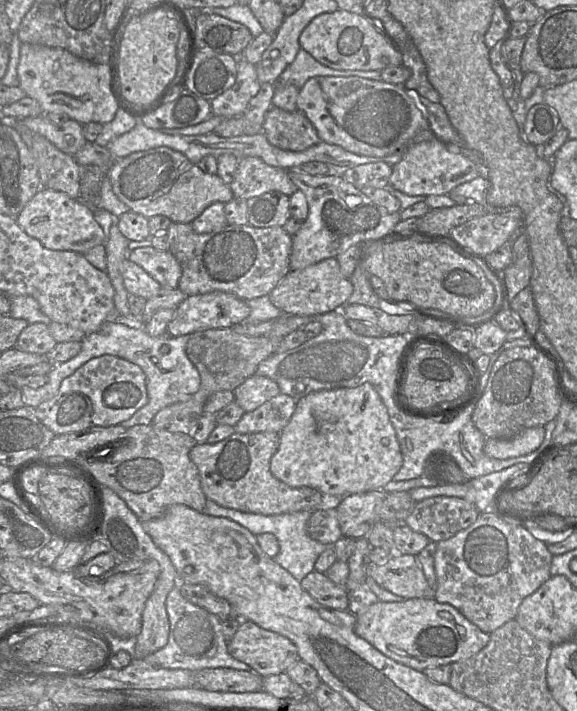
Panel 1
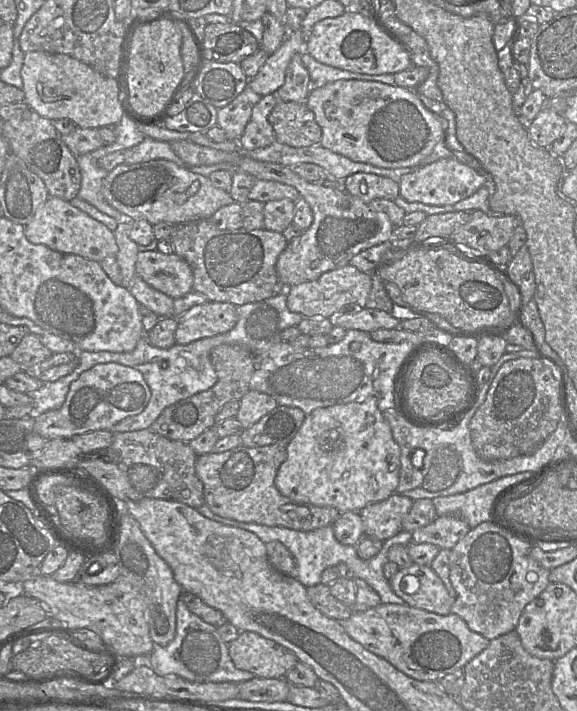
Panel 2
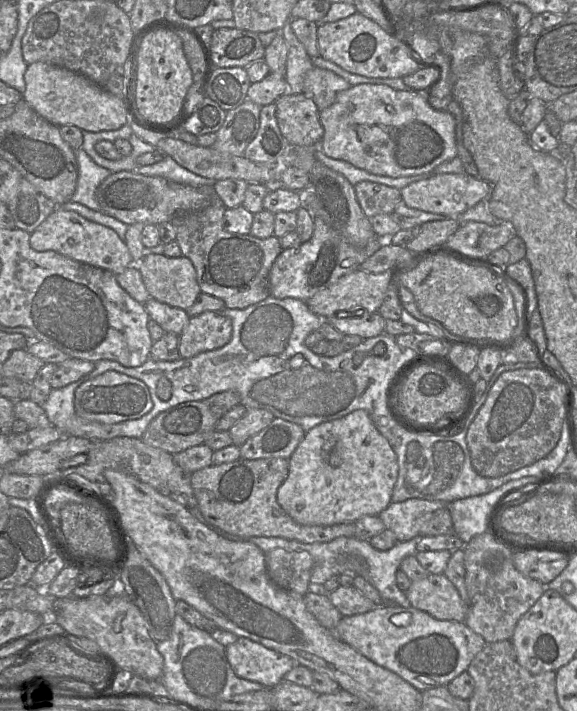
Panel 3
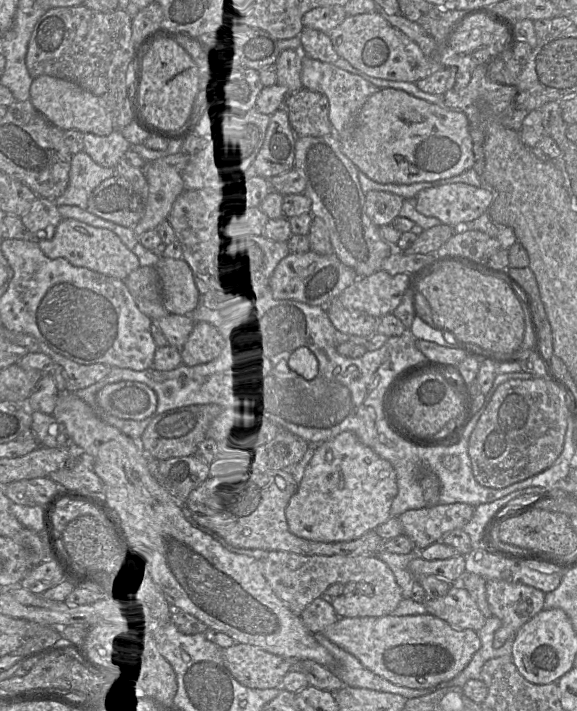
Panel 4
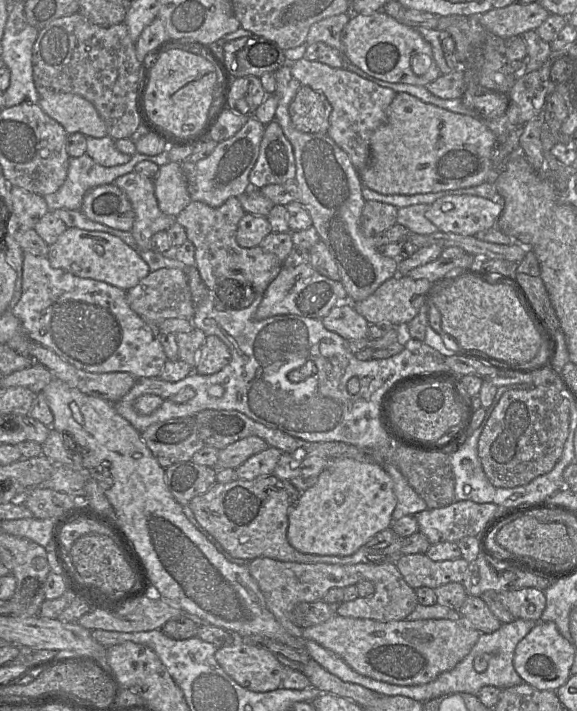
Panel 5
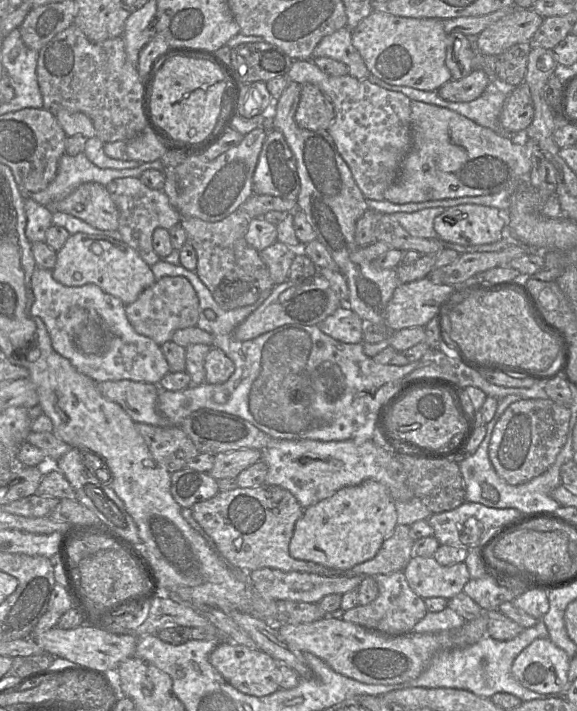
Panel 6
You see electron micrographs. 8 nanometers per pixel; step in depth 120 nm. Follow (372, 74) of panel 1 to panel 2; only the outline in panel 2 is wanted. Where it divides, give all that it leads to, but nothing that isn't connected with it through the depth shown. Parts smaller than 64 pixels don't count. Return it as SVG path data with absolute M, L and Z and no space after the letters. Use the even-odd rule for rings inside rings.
M307 52L301 54L301 60L309 73L311 88L337 80L365 80L395 85L393 74L368 75L341 70L318 62Z

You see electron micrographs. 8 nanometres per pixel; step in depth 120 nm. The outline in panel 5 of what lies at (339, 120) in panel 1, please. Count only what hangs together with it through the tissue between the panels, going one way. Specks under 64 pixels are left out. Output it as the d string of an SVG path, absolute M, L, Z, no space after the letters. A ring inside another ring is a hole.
M399 92L386 110L385 122L370 138L370 162L360 173L360 179L364 186L384 195L435 193L494 183L492 152L495 141L494 133L482 119L454 113Z

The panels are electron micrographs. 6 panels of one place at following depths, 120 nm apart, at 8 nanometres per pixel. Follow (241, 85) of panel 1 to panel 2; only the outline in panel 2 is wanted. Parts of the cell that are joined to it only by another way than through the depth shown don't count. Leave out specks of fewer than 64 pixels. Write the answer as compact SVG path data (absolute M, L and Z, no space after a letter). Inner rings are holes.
M247 86L232 102L217 110L217 125L225 131L227 140L240 140L251 118L252 109L260 101L261 97Z

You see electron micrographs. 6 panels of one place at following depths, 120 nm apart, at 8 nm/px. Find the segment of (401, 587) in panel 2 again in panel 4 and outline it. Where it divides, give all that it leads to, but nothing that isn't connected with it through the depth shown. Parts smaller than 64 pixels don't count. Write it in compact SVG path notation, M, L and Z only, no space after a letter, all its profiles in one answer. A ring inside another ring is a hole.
M454 584L445 596L426 599L424 605L427 613L458 629L479 631L486 623L487 618L460 584Z

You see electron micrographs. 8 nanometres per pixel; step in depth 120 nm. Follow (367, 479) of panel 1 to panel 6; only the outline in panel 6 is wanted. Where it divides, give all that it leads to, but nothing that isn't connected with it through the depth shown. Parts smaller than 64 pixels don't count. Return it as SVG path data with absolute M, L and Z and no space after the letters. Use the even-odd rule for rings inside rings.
M367 480L338 490L333 496L304 509L289 544L290 555L328 568L347 571L372 559L397 523L395 501L383 484Z

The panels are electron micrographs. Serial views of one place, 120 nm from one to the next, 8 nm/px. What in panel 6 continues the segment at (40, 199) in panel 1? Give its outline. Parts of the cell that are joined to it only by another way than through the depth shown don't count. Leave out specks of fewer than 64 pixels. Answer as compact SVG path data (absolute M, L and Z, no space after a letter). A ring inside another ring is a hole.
M77 232L71 234L56 253L57 260L52 275L57 282L69 287L95 284L125 305L136 301L146 288L157 281L151 267L131 246L110 236Z

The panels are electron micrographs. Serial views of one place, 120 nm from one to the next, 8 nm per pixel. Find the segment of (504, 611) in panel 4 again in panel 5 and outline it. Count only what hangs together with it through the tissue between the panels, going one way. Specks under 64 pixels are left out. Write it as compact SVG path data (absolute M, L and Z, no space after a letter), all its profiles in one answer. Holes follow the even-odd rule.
M537 588L498 592L498 598L515 619L541 621L541 615L546 607L545 593Z

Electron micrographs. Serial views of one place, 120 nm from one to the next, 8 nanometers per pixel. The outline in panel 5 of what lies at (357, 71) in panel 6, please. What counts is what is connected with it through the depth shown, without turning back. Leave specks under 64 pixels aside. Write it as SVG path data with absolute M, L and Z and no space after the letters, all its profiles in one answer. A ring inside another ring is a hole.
M352 12L330 16L314 23L306 38L306 44L324 42L344 56L342 31L347 25Z

